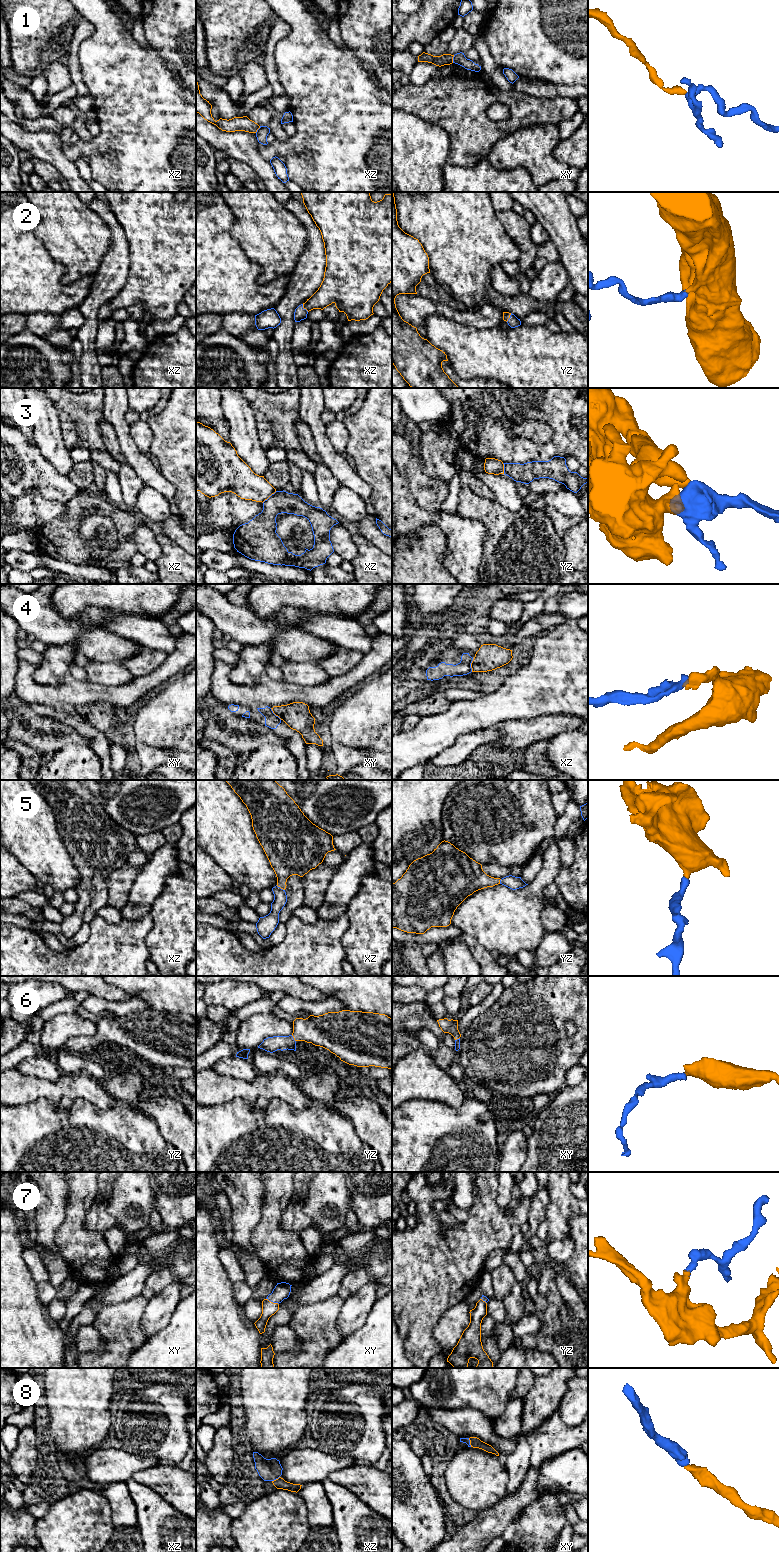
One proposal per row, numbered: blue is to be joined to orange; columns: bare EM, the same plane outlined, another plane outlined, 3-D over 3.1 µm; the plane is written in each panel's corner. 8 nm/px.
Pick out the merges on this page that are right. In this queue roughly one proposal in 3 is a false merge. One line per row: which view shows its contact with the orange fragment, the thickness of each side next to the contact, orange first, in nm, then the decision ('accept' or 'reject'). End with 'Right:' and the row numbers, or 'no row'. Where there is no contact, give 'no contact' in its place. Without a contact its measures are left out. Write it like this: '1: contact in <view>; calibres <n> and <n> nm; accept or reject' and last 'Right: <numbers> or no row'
1: contact in xy; calibres 100 and 90 nm; reject
2: contact in xz; calibres 190 and 100 nm; accept
3: contact in xz; calibres 240 and 200 nm; reject
4: contact in xy; calibres 220 and 110 nm; reject
5: contact in xz; calibres 300 and 110 nm; accept
6: contact in yz; calibres 260 and 130 nm; accept
7: contact in xy; calibres 120 and 130 nm; accept
8: contact in xz; calibres 90 and 180 nm; accept
Right: 2, 5, 6, 7, 8

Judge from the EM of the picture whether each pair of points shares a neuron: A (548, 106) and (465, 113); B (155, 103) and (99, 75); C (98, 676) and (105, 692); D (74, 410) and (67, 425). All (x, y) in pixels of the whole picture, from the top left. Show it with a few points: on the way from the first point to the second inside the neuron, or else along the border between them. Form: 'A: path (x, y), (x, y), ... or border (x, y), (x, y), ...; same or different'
A: path (527, 106), (521, 106), (511, 98), (486, 98); same
B: path (141, 96), (120, 75), (113, 75); same
C: border (87, 681), (106, 685), (125, 684); different
D: border (59, 411), (64, 411), (72, 420), (79, 438); different

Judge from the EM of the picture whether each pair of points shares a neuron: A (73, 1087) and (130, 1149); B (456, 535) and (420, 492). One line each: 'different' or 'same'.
A: different
B: different

